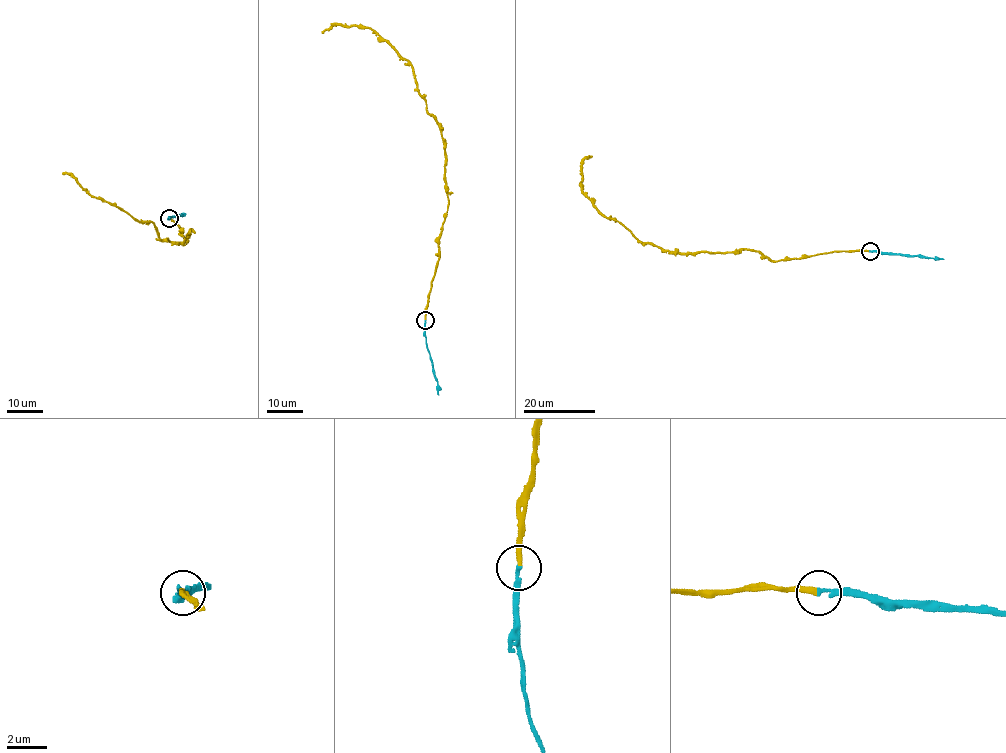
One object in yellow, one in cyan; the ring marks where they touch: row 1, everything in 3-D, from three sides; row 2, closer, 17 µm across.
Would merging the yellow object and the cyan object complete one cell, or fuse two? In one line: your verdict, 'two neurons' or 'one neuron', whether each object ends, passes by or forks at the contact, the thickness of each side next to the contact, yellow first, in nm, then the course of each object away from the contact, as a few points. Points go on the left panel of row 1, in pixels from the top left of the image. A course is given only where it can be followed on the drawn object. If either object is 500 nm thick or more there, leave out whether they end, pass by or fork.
one neuron; yellow ends; cyan ends; calibres 240 and 220 nm; course yellow (169, 218), (185, 239), (191, 229), (182, 243), (161, 240), (152, 222), (139, 222), (93, 197), (63, 172); course cyan (169, 218), (183, 215)

